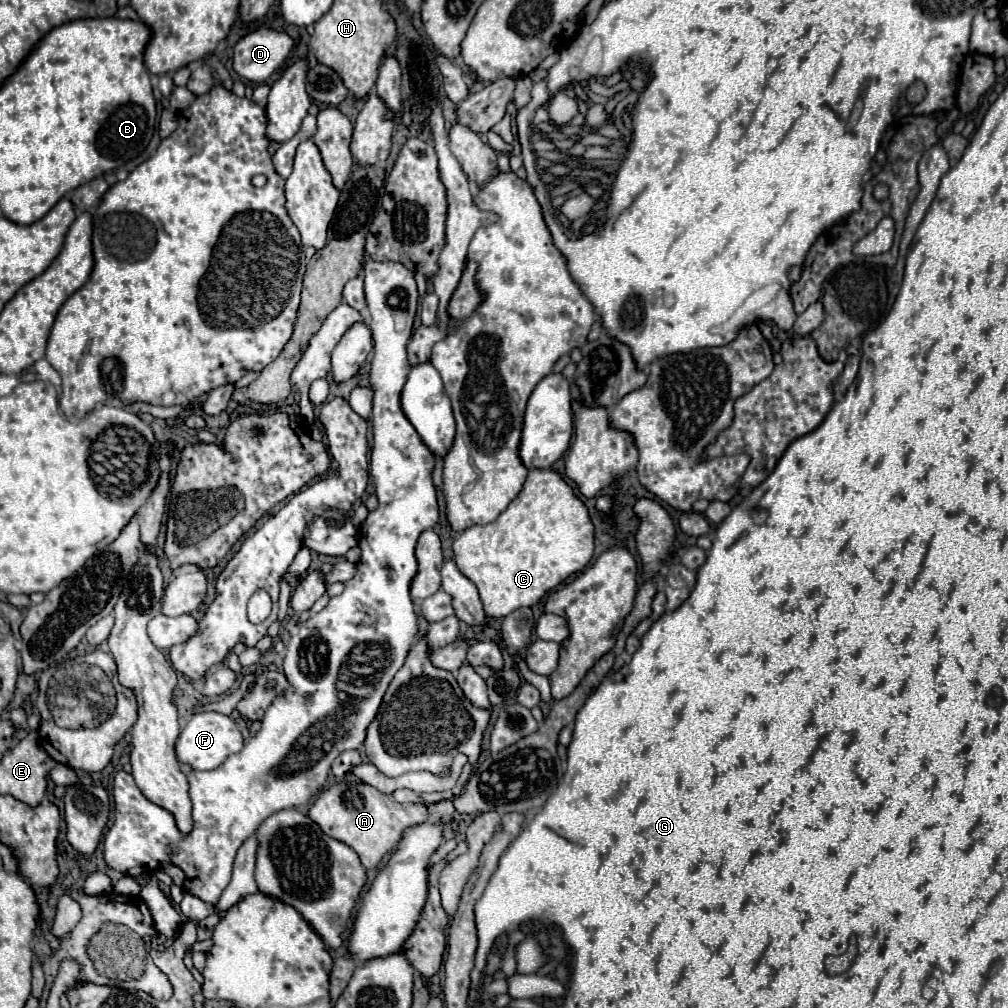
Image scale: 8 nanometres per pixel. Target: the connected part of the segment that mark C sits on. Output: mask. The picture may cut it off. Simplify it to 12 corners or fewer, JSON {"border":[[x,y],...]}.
{"border":[[532,469],[454,561],[488,617],[536,605],[594,553],[574,487]]}

